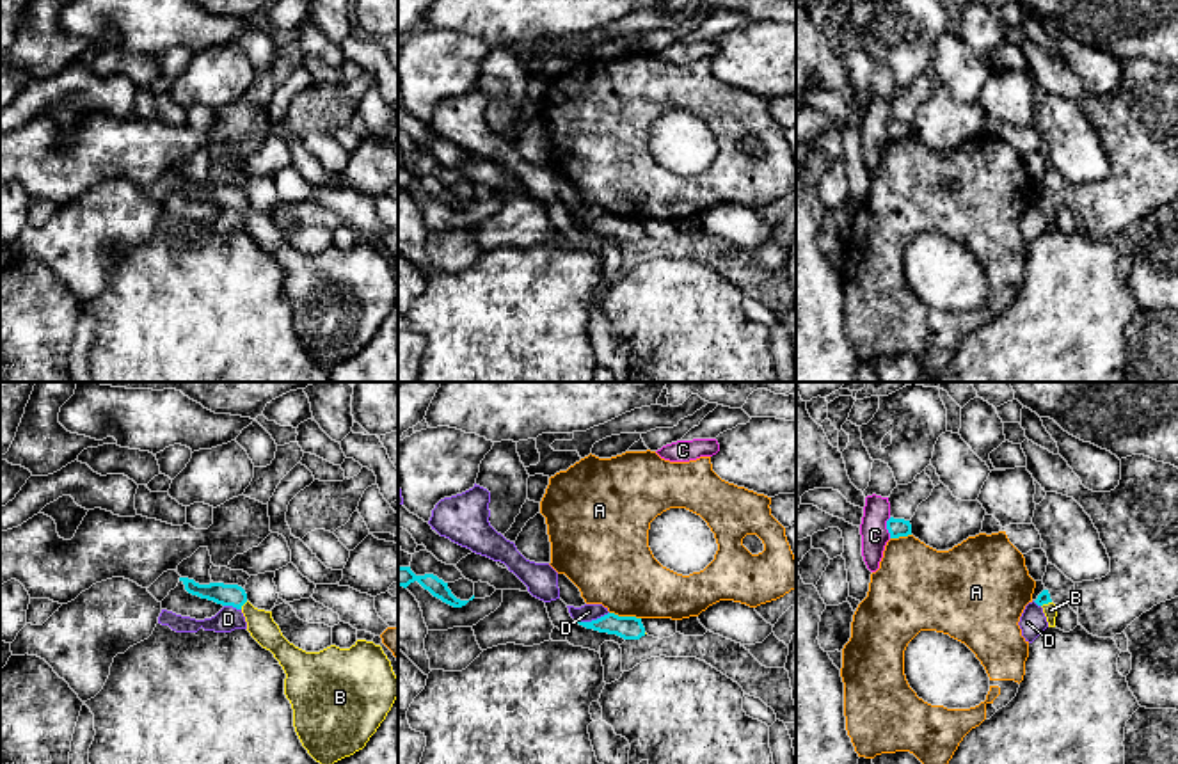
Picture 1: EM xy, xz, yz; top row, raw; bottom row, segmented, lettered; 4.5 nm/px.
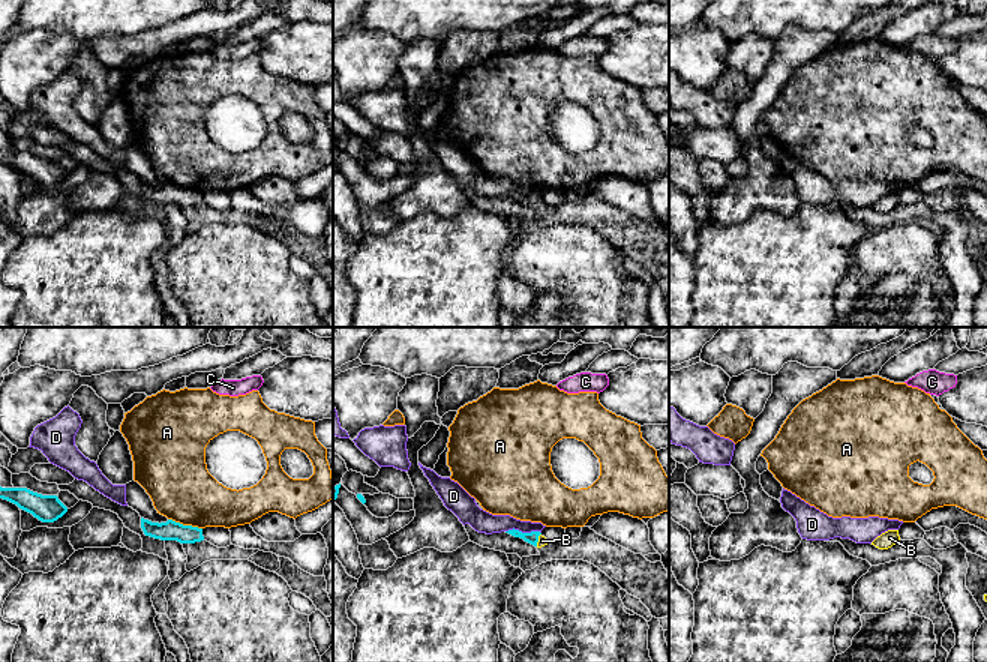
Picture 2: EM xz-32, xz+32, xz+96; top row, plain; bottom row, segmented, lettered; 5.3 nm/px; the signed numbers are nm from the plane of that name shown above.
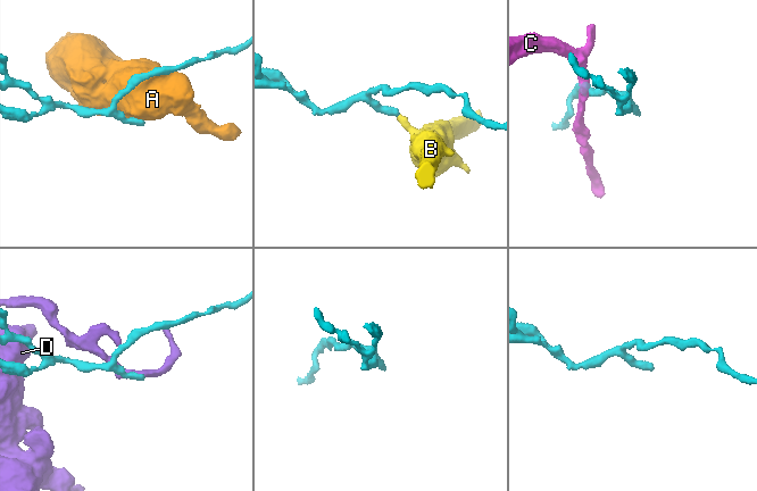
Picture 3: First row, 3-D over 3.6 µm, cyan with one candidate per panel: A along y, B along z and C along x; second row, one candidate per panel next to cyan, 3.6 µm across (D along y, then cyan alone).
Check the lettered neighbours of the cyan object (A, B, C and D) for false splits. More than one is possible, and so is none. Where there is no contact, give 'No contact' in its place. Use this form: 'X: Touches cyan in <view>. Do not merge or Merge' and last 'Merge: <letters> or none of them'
A: Touches cyan in xz. Do not merge
B: Touches cyan in xy. Merge
C: Touches cyan in yz. Do not merge
D: Touches cyan in xz. Do not merge
Merge: B

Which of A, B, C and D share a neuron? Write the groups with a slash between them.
A / B / C / D

